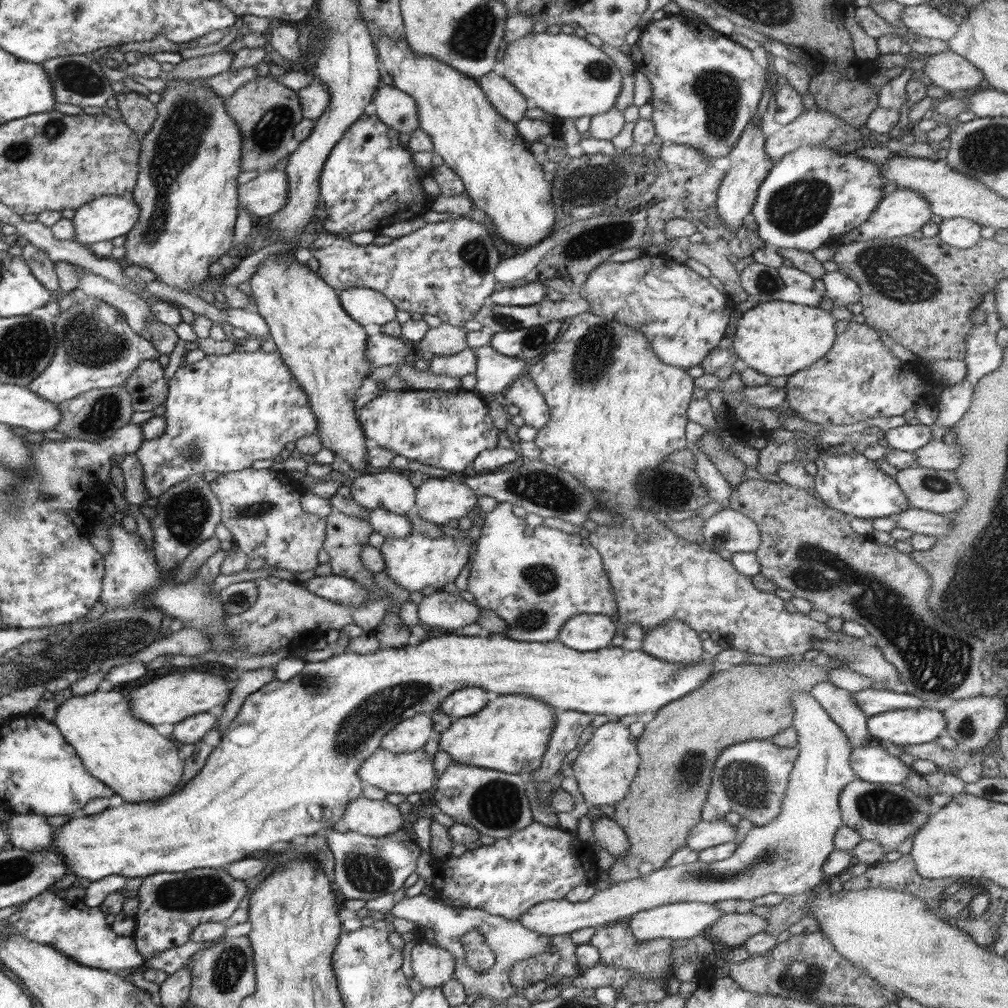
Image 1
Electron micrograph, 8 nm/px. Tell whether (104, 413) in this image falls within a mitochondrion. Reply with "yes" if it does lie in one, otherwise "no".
yes

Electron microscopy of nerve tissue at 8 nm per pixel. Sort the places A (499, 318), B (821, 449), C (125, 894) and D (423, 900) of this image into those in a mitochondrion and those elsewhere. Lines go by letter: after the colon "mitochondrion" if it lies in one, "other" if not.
A: mitochondrion
B: other
C: other
D: other

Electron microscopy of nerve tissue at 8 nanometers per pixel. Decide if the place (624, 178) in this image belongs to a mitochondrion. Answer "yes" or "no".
no

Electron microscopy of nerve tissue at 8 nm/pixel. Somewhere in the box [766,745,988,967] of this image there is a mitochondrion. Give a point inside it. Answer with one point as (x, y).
(882, 806)

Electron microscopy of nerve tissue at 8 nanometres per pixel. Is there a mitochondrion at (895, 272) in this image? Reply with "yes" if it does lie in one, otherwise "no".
yes

